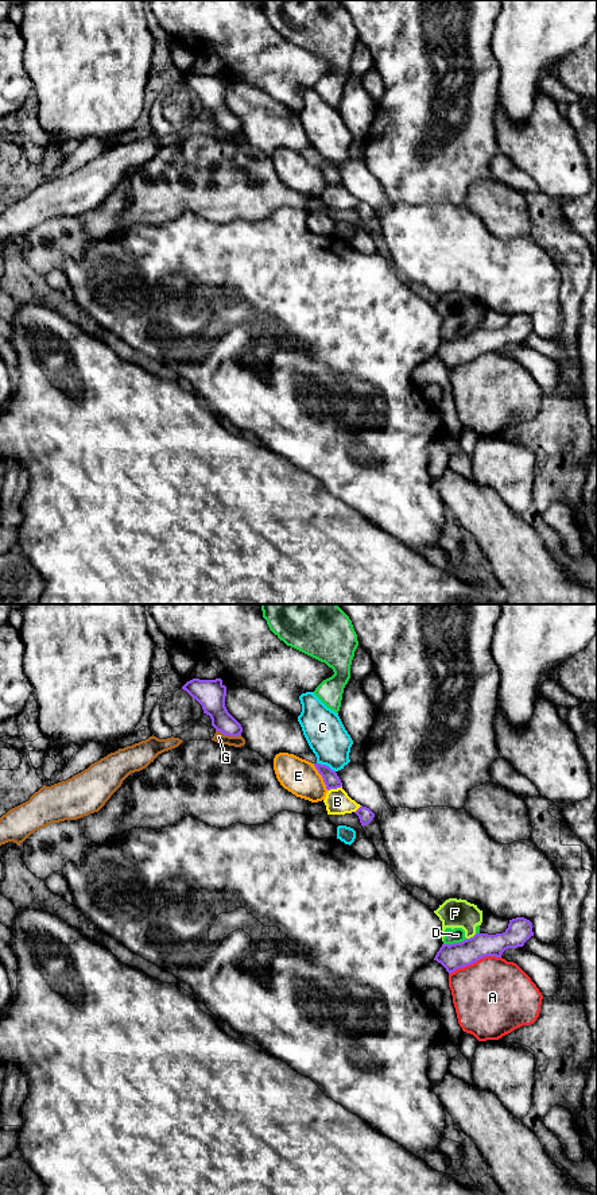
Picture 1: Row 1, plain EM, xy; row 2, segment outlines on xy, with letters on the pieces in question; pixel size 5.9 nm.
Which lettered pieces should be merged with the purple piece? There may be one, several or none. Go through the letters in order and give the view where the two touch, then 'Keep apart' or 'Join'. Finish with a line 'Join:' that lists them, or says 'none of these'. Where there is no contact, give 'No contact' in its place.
A: Touches purple in xy. Keep apart
B: Touches purple in xy. Keep apart
C: Touches purple in xy. Keep apart
D: Touches purple in xy. Keep apart
E: Touches purple in xy. Keep apart
F: Touches purple in xy. Keep apart
G: Touches purple in xy. Keep apart
Join: none of these

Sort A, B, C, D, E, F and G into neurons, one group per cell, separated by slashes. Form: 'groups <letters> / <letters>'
groups A / B / C / D F / E / G

